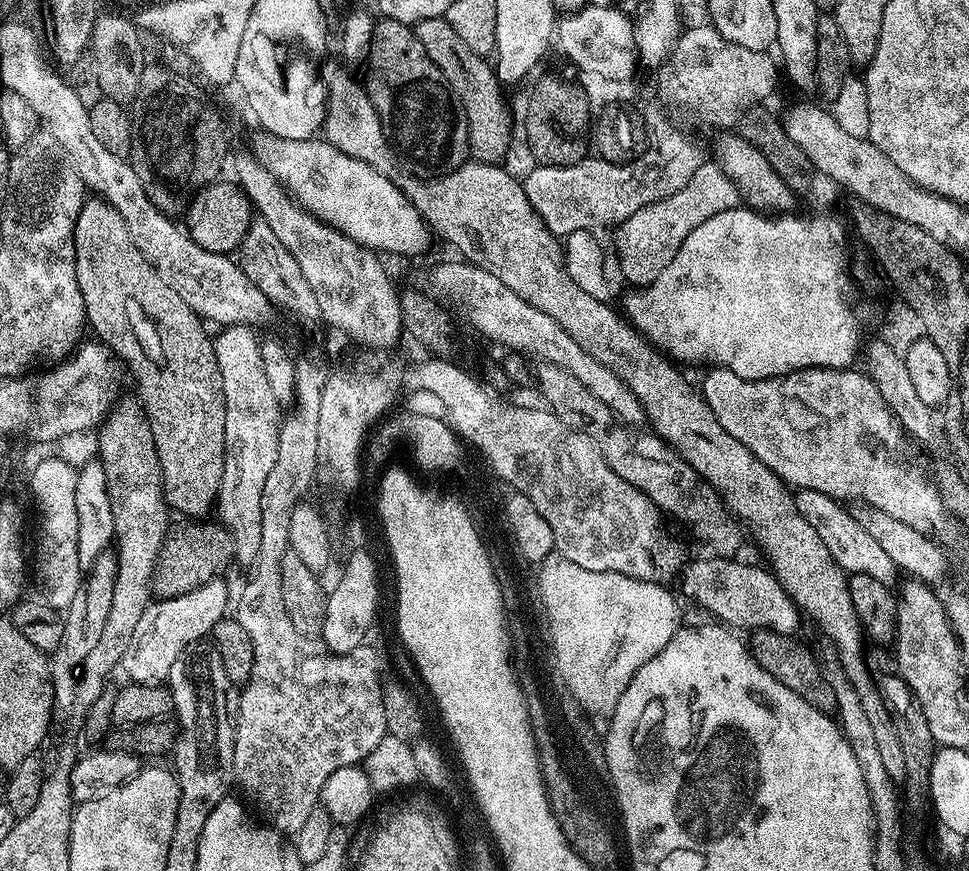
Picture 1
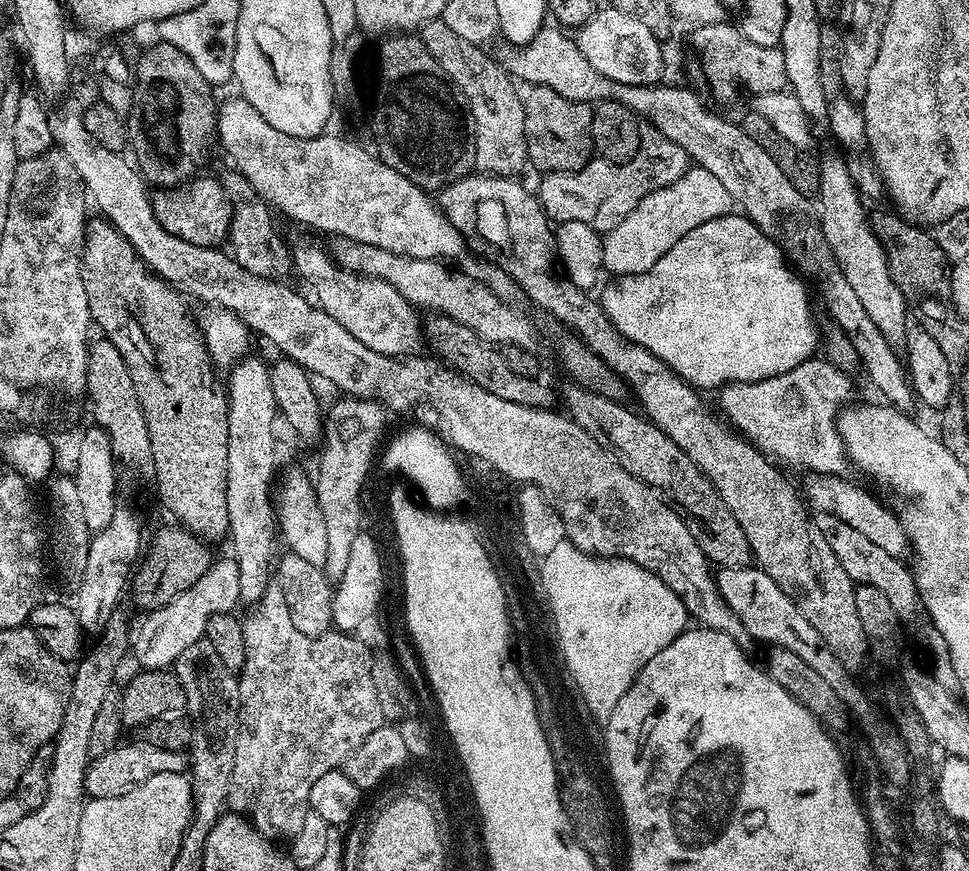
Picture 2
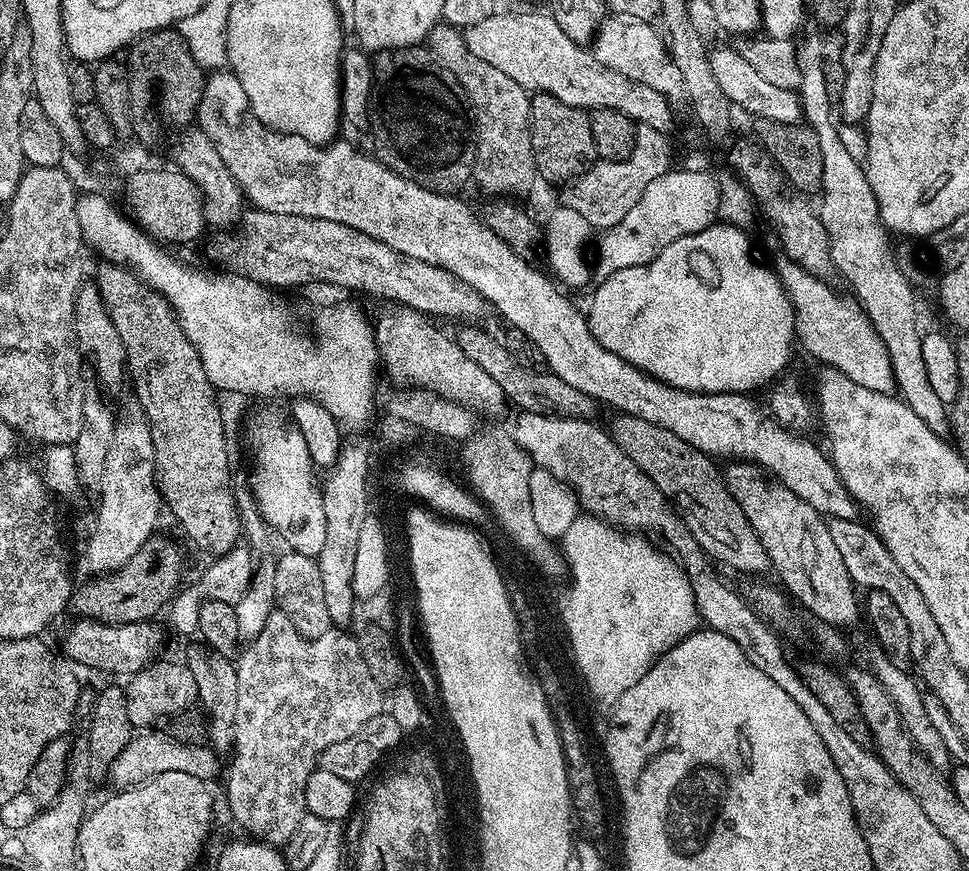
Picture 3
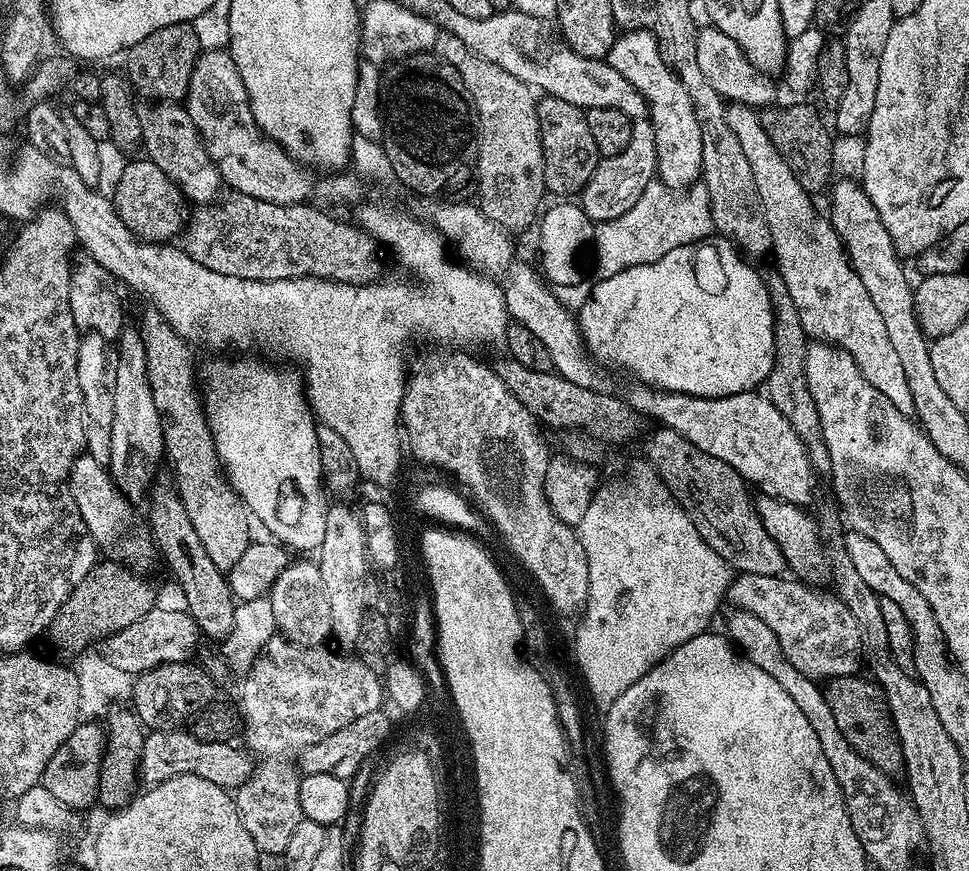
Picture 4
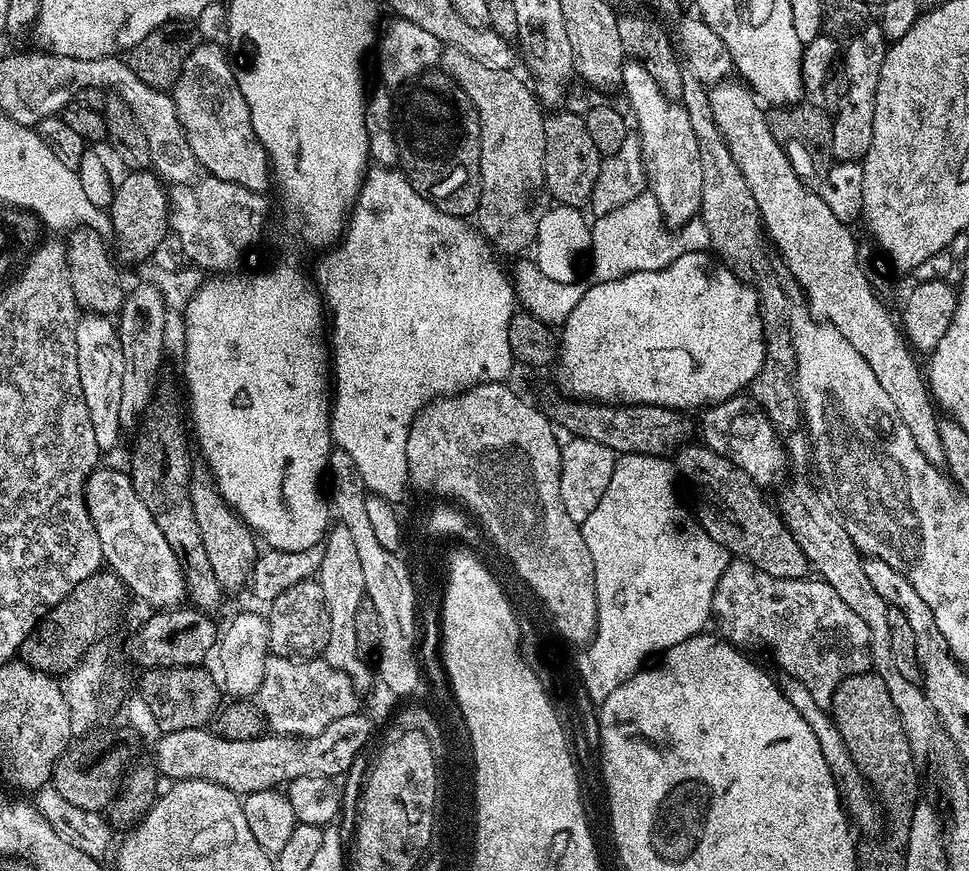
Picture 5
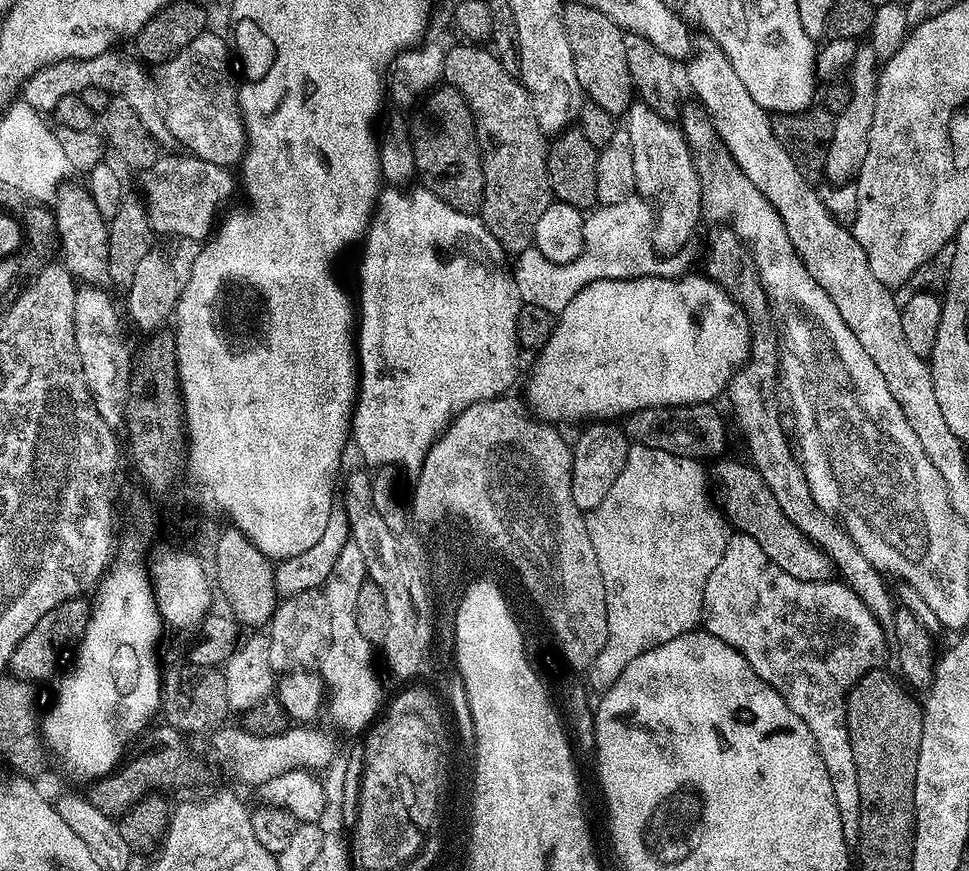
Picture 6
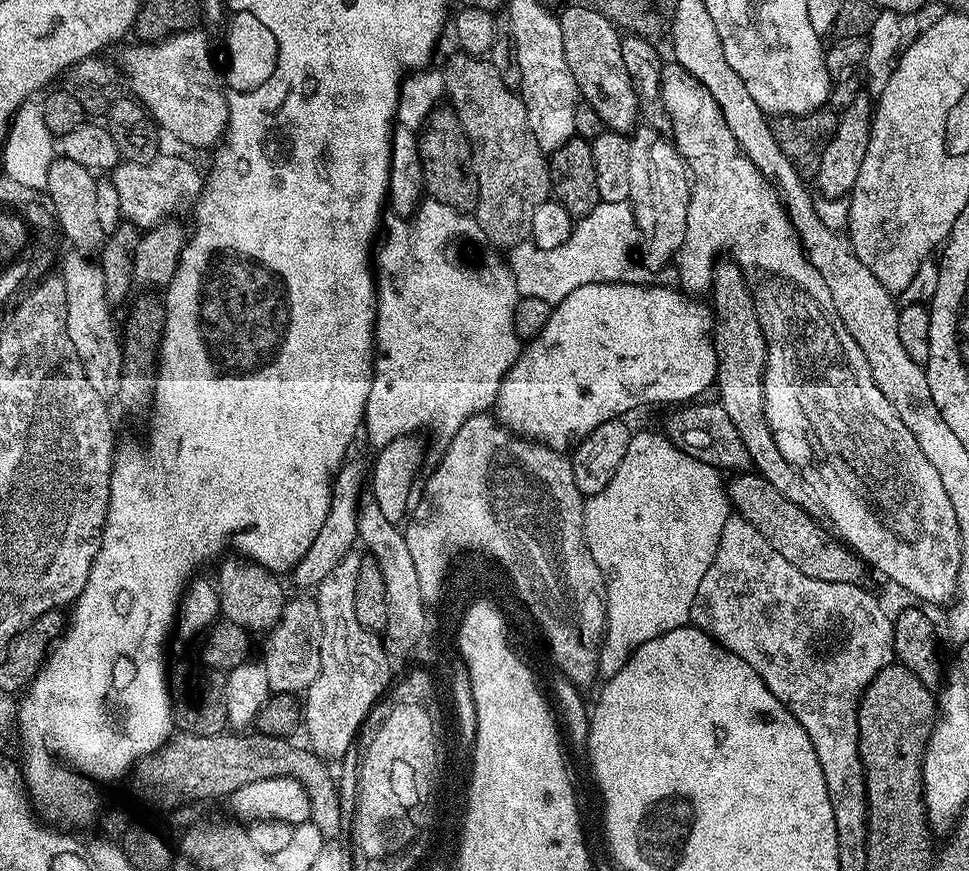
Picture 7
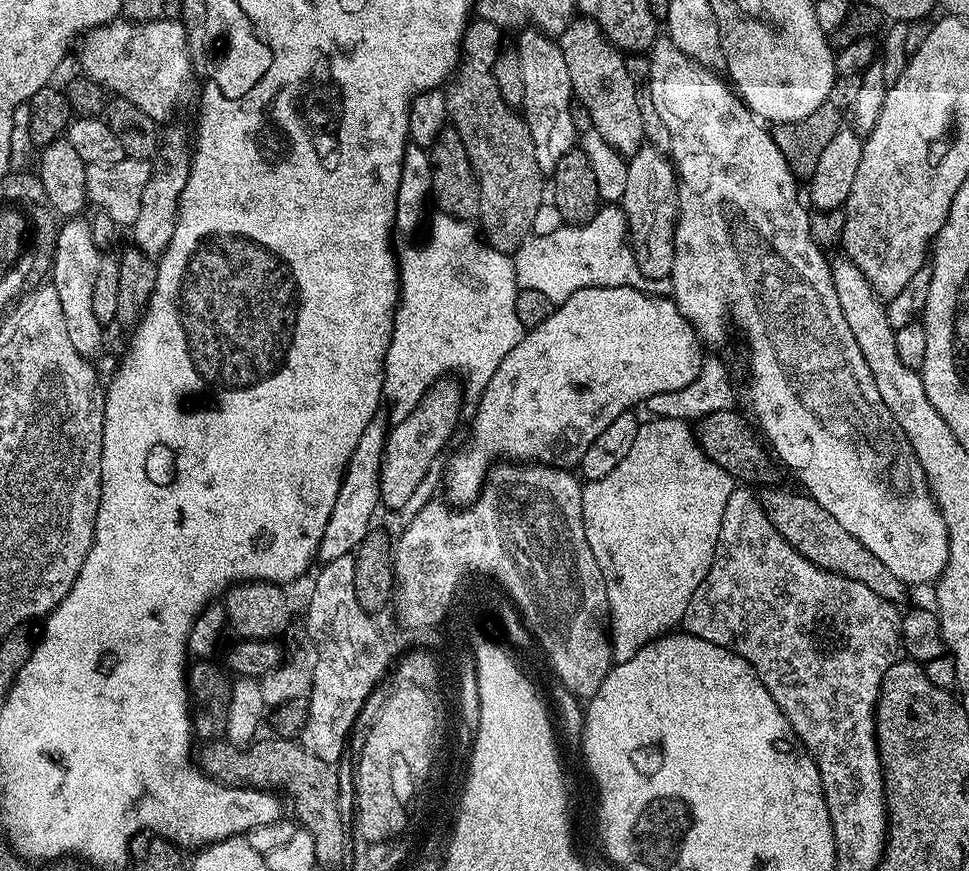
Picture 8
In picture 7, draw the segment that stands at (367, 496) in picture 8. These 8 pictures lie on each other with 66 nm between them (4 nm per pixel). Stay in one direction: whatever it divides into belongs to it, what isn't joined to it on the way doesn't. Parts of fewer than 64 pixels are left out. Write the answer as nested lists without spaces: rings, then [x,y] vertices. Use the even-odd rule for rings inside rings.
[[[351,460],[341,464],[340,469],[333,476],[332,497],[330,498],[330,510],[326,514],[326,522],[322,522],[322,530],[318,530],[318,538],[314,538],[310,550],[302,554],[302,558],[290,573],[290,579],[300,587],[297,589],[315,590],[319,588],[322,578],[326,578],[326,574],[330,574],[330,570],[334,570],[334,566],[338,566],[338,562],[342,562],[342,558],[346,558],[346,554],[357,547],[359,506],[362,489],[366,484],[366,468],[365,465],[363,468],[358,461]]]

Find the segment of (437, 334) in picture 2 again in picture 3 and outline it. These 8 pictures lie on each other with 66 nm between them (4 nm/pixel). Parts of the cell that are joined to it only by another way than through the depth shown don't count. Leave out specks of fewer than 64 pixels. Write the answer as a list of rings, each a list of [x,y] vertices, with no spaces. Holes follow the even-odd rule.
[[[460,326],[454,332],[456,345],[474,362],[477,366],[482,366],[494,382],[498,382],[498,390],[502,390],[505,401],[509,405],[517,404],[520,412],[533,412],[543,416],[557,416],[567,420],[586,420],[595,417],[597,401],[592,400],[582,390],[574,390],[574,386],[562,382],[554,373],[541,370],[536,366],[525,366],[516,361],[510,354],[510,350],[499,339],[495,340],[488,332],[476,328],[480,326]]]

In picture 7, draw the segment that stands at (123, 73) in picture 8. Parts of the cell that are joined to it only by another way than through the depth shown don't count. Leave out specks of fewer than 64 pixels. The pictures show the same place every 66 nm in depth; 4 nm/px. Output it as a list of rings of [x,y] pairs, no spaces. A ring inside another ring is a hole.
[[[200,28],[176,32],[157,42],[136,42],[122,54],[121,69],[132,75],[131,92],[148,110],[157,125],[168,135],[172,134],[182,143],[194,148],[215,147],[228,128],[228,100],[223,77],[216,70],[207,36]]]

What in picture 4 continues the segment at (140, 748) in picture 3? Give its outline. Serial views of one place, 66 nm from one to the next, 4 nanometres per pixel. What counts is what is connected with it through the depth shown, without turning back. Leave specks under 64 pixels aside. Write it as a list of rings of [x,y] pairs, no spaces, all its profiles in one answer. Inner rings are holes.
[[[188,730],[149,731],[145,735],[140,755],[139,779],[151,786],[178,774],[198,774],[198,778],[206,778],[206,782],[214,782],[214,786],[235,790],[252,773],[254,760],[243,747],[235,748],[234,745],[232,742],[219,744],[195,740]]]

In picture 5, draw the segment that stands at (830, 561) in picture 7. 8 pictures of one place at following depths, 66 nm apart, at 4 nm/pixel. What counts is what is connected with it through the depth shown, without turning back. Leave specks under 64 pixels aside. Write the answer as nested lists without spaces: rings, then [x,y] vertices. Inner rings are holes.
[[[689,442],[675,453],[676,471],[690,487],[696,488],[694,515],[716,542],[733,557],[751,561],[758,570],[774,578],[802,580],[809,575],[806,554],[798,546],[794,534],[784,524],[775,507],[768,505],[762,489],[730,458],[710,450],[703,443]],[[697,443],[697,444],[696,444]],[[677,455],[677,456],[676,456]]]

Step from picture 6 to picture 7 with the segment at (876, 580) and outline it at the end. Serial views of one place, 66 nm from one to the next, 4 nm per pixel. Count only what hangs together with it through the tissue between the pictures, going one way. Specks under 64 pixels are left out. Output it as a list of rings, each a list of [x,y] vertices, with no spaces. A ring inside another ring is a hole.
[[[731,258],[717,259],[712,270],[710,289],[711,307],[714,309],[714,343],[716,345],[716,382],[715,391],[720,391],[718,402],[730,414],[730,422],[738,430],[738,438],[746,446],[746,452],[752,459],[752,468],[756,475],[766,478],[778,494],[790,498],[798,505],[809,499],[808,487],[804,485],[802,474],[778,450],[774,434],[766,422],[764,413],[764,367],[768,357],[766,338],[762,334],[760,319],[756,313],[756,303],[752,291],[748,289],[742,270]]]

